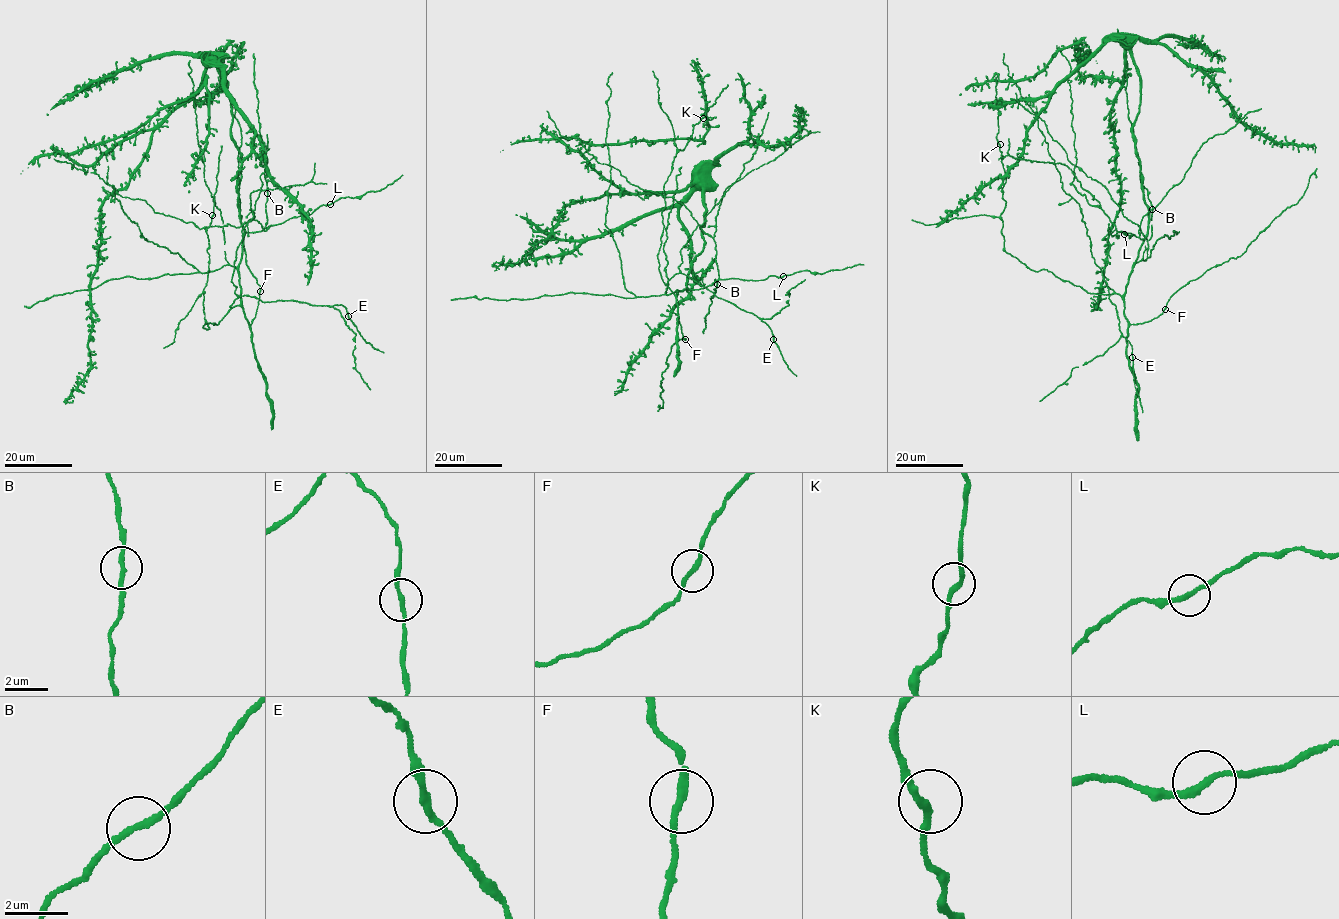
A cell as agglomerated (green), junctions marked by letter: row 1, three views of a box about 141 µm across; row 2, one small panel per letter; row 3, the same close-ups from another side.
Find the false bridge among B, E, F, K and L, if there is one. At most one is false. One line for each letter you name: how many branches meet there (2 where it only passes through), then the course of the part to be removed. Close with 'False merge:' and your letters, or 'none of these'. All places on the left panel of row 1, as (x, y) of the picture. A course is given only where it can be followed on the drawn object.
False merge: none of these

